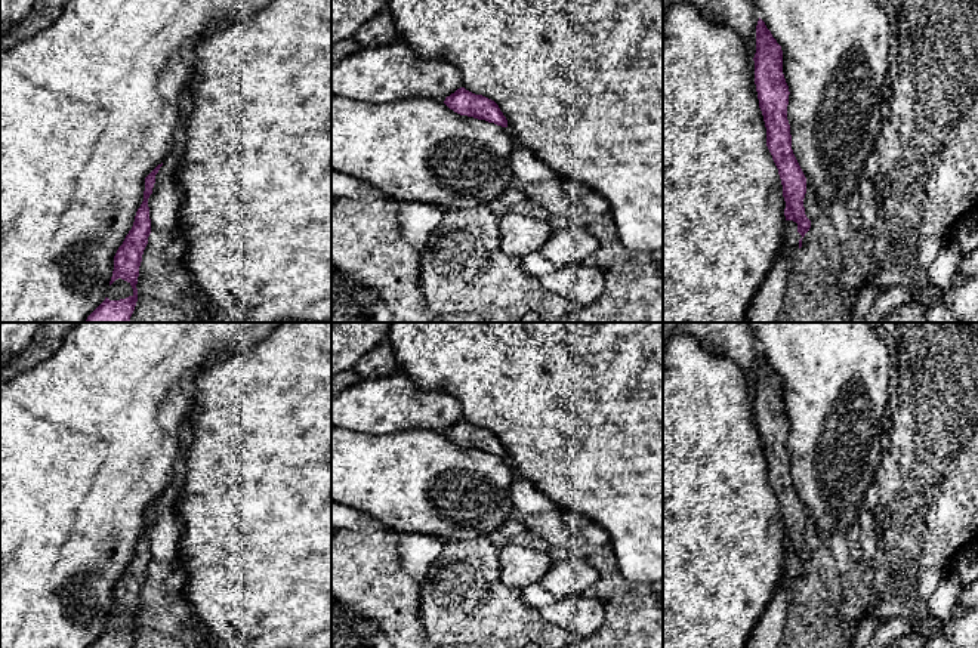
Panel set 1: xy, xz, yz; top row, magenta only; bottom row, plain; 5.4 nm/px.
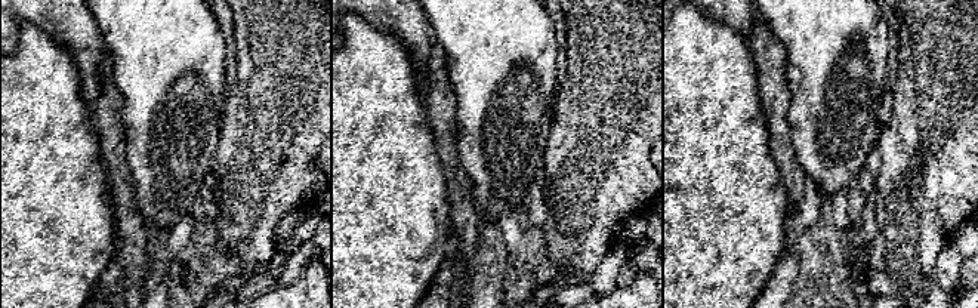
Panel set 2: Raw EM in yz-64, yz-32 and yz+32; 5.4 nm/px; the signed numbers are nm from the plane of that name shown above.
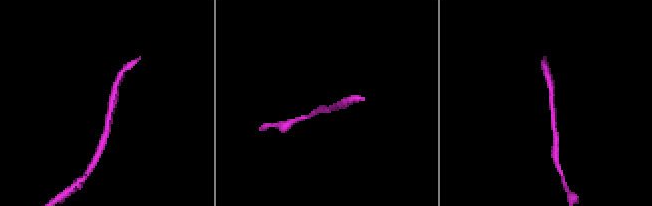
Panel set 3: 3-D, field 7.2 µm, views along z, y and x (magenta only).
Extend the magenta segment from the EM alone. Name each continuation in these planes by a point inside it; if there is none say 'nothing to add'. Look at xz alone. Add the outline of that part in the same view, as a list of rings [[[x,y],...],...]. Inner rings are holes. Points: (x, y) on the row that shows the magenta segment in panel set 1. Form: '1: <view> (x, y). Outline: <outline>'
nothing to add

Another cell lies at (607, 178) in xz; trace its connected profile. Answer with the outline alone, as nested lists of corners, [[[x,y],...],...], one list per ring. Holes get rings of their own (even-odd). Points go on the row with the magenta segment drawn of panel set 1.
[[[389,0],[388,10],[394,19],[398,38],[404,40],[414,55],[426,61],[445,61],[462,72],[462,87],[494,101],[507,120],[507,127],[521,146],[533,151],[553,173],[573,178],[598,192],[610,204],[620,244],[632,252],[663,250],[663,0]]]

